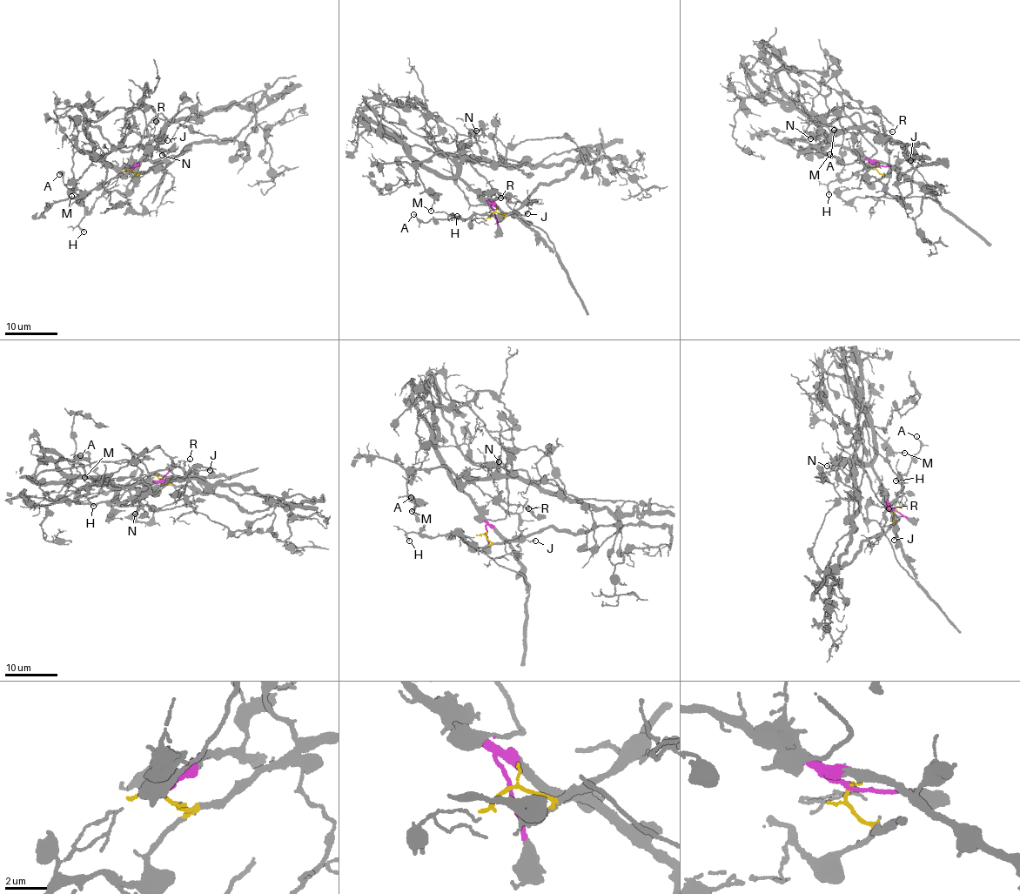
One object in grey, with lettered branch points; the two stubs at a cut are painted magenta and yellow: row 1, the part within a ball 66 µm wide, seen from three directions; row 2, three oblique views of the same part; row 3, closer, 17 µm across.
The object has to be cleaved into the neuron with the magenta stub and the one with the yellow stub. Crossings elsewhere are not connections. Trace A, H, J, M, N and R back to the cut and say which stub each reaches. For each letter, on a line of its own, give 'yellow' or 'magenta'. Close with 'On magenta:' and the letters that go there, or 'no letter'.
A: yellow
H: yellow
J: magenta
M: magenta
N: magenta
R: yellow
On magenta: J, M, N

